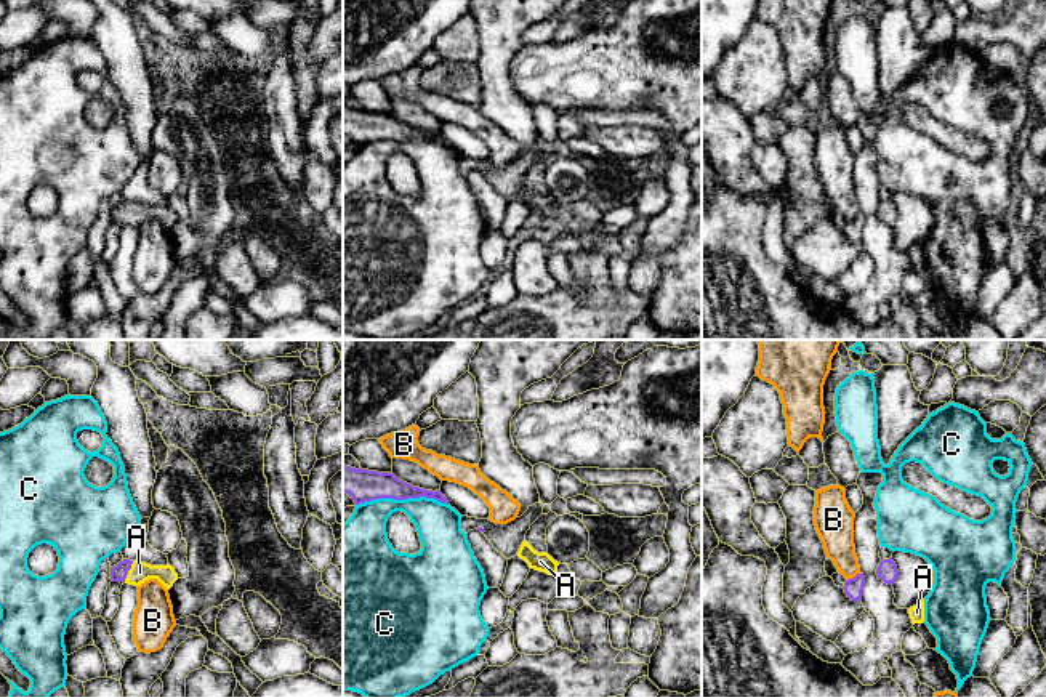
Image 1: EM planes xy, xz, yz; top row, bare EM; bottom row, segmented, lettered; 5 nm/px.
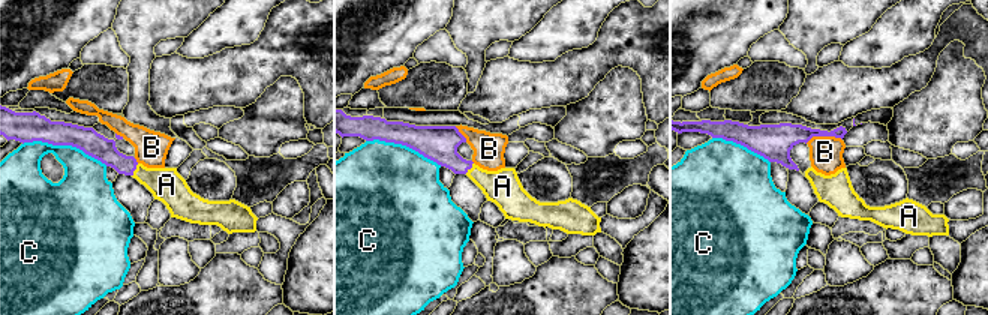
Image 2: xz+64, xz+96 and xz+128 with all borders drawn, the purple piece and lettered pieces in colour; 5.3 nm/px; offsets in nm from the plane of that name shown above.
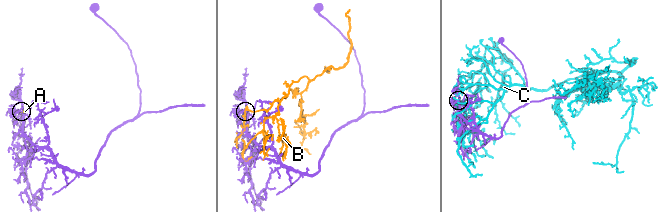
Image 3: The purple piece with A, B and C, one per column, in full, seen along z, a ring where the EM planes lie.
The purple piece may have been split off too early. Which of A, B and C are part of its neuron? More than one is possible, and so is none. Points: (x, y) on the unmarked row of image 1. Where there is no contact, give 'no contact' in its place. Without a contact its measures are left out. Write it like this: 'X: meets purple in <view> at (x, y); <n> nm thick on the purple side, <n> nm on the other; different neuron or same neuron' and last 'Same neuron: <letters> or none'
A: meets purple in xy at (127, 213); 90 nm thick on the purple side, 100 nm on the other; same neuron
B: meets purple in yz at (854, 218); 90 nm thick on the purple side, 180 nm on the other; different neuron
C: meets purple in xz at (401, 140); 160 nm thick on the purple side, 220 nm on the other; different neuron
Same neuron: A

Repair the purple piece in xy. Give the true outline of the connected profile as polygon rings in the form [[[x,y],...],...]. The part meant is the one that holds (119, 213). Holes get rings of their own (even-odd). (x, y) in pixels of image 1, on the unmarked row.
[[[123,200],[117,207],[111,208],[111,221],[123,223],[139,228],[149,220],[157,220],[167,231],[178,221],[175,210],[167,207],[151,207],[139,202]]]

